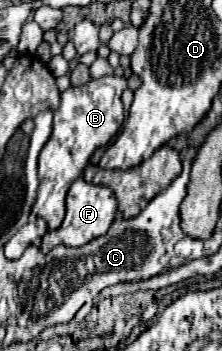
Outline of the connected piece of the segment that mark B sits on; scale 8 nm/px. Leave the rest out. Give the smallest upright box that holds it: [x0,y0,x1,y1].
[32,76,126,230]

